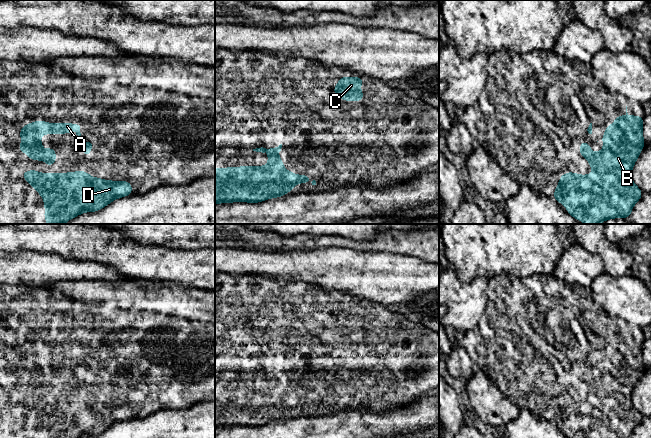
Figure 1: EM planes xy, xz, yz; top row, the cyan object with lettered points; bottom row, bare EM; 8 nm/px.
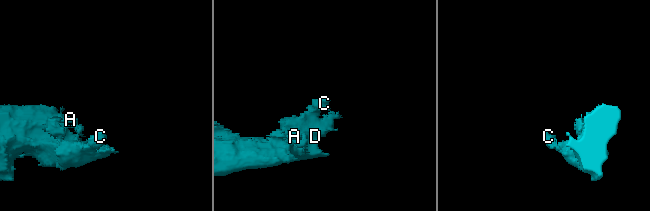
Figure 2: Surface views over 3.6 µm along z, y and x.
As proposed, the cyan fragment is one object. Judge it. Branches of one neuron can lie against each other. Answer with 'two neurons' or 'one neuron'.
one neuron

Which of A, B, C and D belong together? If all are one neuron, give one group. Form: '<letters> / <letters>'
A B C D

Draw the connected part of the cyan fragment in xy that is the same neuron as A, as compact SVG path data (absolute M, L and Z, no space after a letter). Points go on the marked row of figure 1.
M37 120L32 124L24 124L24 127L20 129L20 138L23 142L19 145L18 152L26 152L28 159L32 160L45 160L48 167L52 166L56 161L56 153L54 147L50 146L45 152L42 151L43 144L40 142L40 136L42 134L51 133L71 133L72 129L76 129L76 135L78 141L83 142L81 138L80 130L83 125L79 122L78 124L73 123L56 123L50 124L49 122L42 122Z

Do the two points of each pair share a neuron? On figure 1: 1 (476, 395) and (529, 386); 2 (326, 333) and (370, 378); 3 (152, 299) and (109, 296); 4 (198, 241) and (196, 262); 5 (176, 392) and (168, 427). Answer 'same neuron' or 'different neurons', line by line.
1: different neurons
2: same neuron
3: same neuron
4: different neurons
5: different neurons

